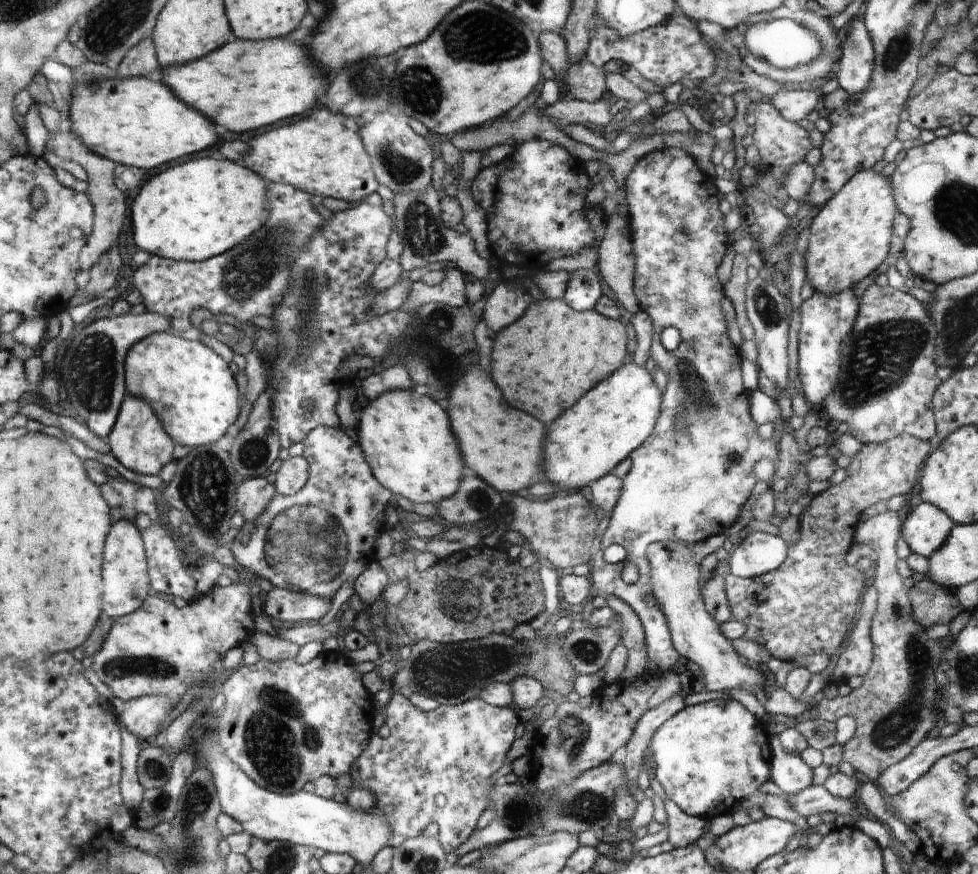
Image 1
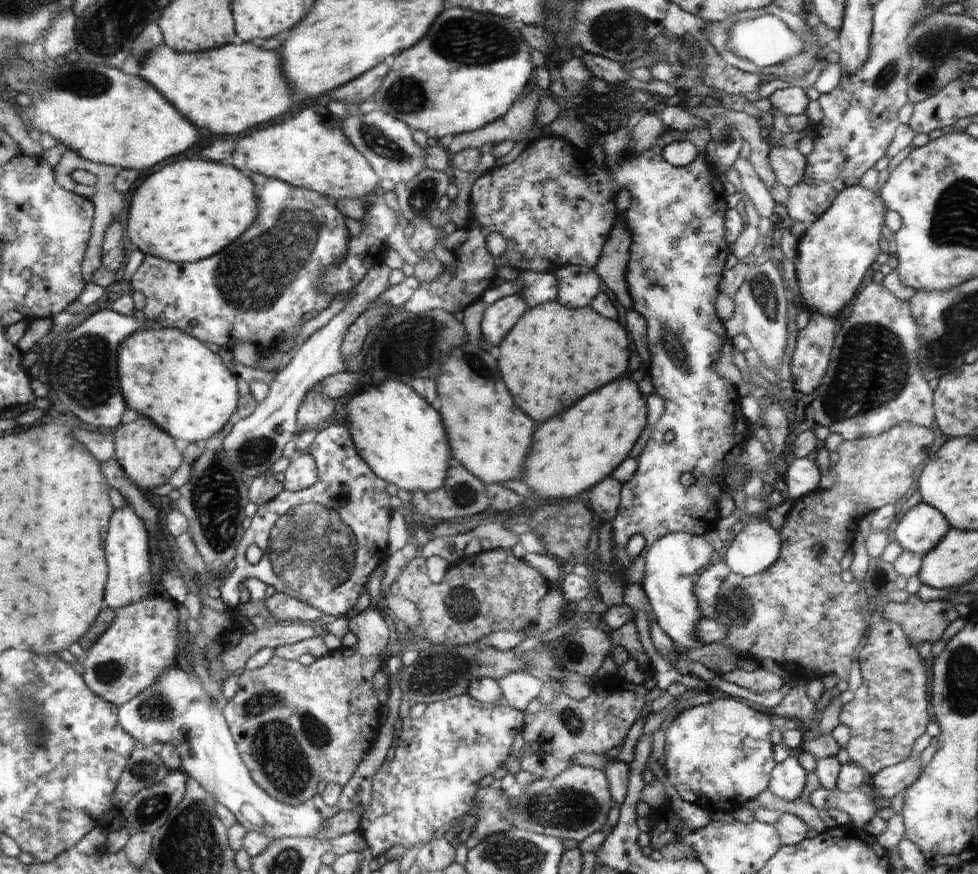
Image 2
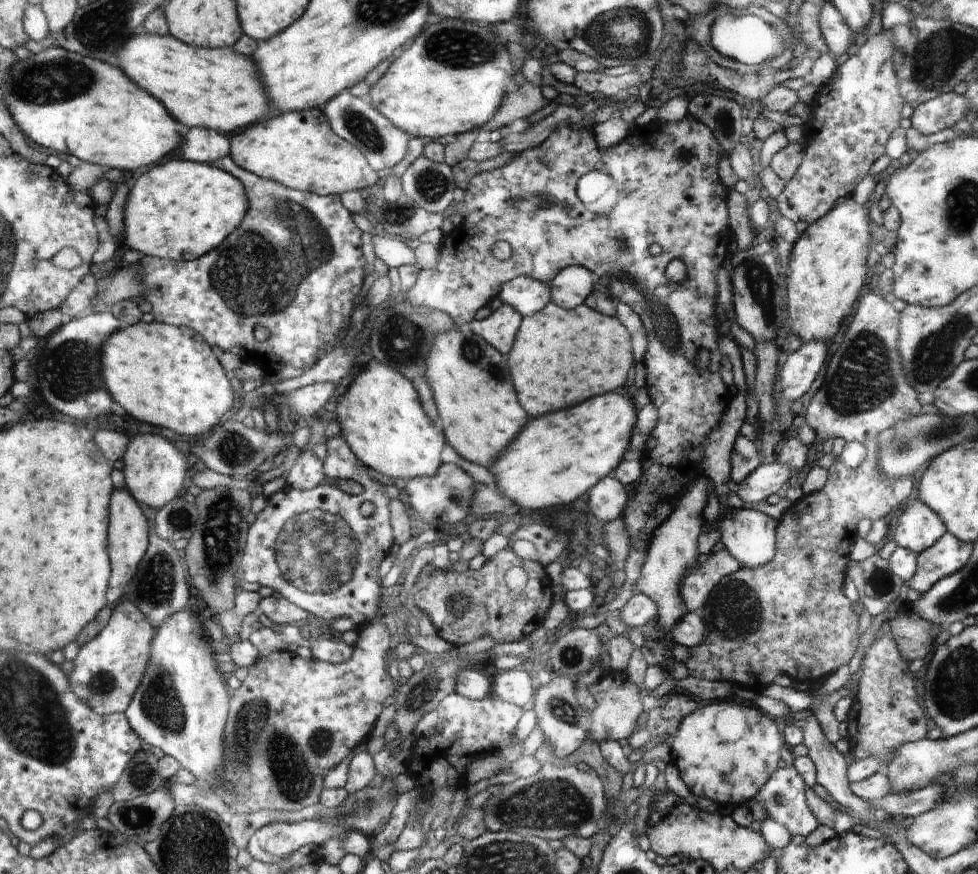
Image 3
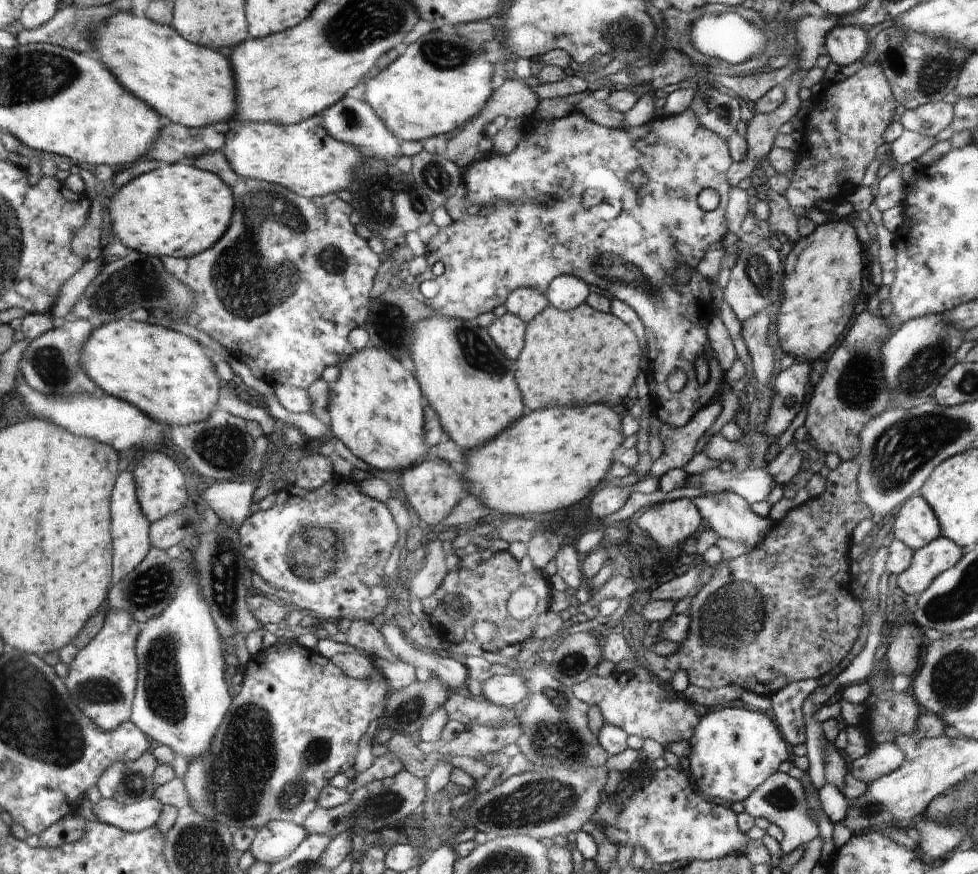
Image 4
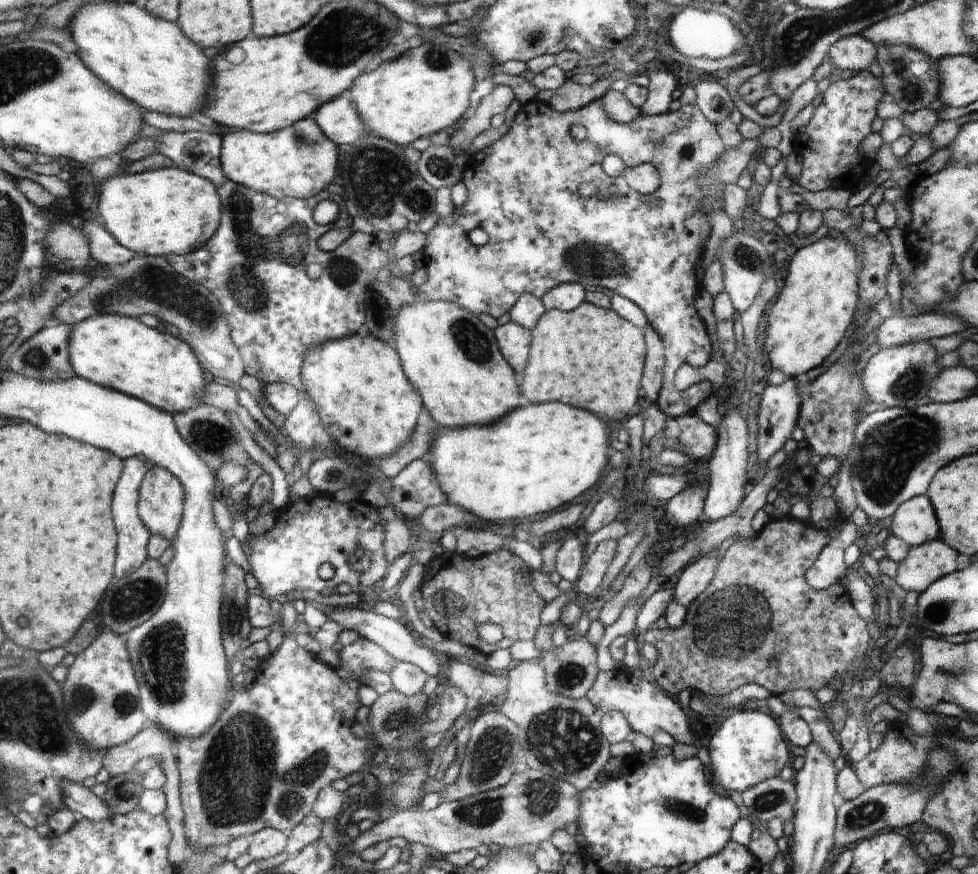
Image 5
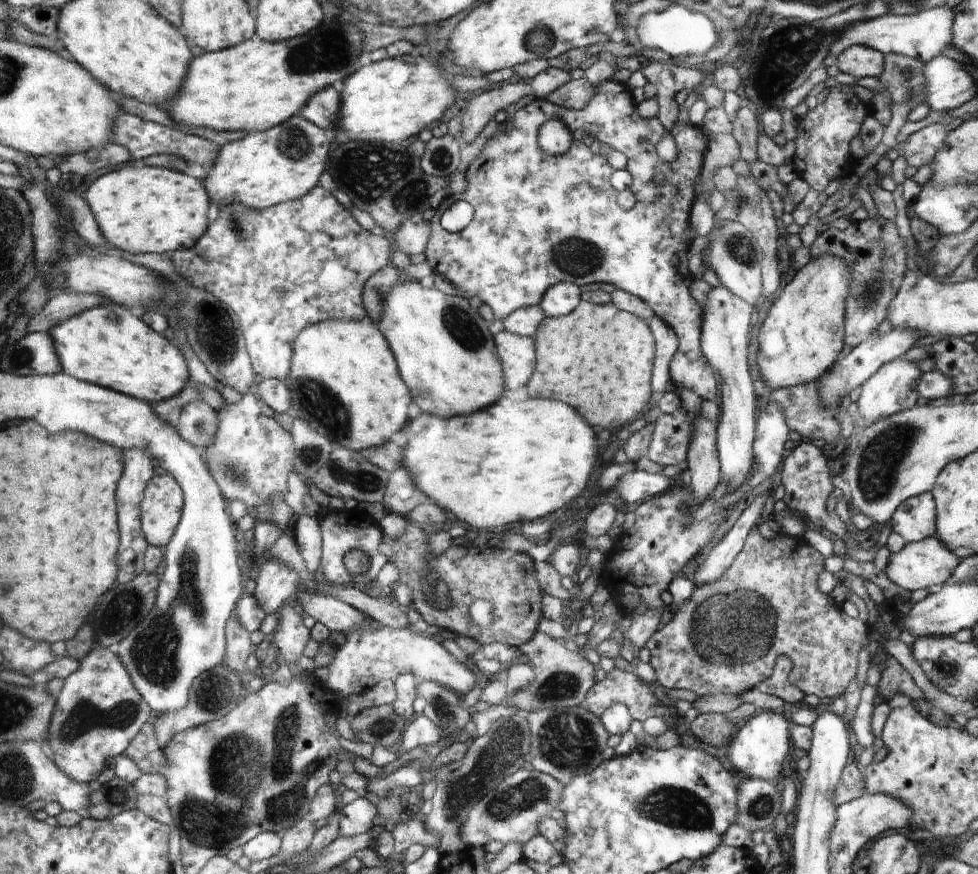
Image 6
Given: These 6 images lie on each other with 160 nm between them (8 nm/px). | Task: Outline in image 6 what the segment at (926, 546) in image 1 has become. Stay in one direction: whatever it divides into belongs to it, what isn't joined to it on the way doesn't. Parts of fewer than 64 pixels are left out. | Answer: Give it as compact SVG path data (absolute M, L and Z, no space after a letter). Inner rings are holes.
M931 491L902 502L891 516L891 526L907 543L934 537L937 531L937 510Z

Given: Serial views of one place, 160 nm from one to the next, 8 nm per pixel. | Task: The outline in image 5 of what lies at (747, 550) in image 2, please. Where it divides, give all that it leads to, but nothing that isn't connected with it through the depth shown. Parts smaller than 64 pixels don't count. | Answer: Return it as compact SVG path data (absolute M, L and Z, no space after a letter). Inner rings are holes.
M737 407L723 416L723 420L716 425L717 445L707 460L709 470L709 489L705 498L705 505L701 520L709 522L726 518L732 514L742 502L746 479L746 464L748 460L748 433L750 421L745 421Z

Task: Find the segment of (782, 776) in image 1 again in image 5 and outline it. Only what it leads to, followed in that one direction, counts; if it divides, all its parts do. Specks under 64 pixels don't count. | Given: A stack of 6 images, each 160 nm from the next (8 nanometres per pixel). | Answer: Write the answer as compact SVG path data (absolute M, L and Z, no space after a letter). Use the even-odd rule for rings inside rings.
M779 776L763 780L742 793L749 818L756 823L776 817L792 823L796 799L795 783L784 782Z

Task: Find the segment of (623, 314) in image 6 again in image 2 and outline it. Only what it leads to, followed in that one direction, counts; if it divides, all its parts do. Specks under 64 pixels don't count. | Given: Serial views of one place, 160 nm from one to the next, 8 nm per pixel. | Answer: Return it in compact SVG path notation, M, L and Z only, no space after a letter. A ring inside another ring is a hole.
M556 300L527 308L508 336L495 349L495 358L506 386L510 386L510 394L514 394L514 402L536 422L544 422L570 408L592 390L624 376L628 370L631 349L628 334L614 319L606 320L596 314L590 305L580 310ZM518 384L530 384L524 386L520 398Z

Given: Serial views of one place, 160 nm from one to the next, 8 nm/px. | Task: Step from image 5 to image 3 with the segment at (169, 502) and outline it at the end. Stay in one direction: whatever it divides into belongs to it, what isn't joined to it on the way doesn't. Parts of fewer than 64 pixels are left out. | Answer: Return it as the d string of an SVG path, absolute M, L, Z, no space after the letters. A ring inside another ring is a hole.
M154 432L130 436L130 442L122 460L126 488L138 502L142 502L143 507L153 510L162 509L164 504L168 505L170 500L176 499L178 492L184 486L186 466L184 466L182 454L168 440L164 440L164 437Z

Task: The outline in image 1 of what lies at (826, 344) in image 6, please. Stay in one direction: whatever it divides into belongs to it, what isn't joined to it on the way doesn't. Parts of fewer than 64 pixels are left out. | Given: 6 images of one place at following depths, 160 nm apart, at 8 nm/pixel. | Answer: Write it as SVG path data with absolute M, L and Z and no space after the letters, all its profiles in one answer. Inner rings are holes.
M872 169L860 170L846 182L845 186L829 202L824 204L814 218L809 229L809 244L806 250L806 281L814 291L822 292L826 296L838 294L846 288L852 288L862 279L876 270L887 258L893 234L894 216L898 214L896 202L892 195L890 178L882 172Z

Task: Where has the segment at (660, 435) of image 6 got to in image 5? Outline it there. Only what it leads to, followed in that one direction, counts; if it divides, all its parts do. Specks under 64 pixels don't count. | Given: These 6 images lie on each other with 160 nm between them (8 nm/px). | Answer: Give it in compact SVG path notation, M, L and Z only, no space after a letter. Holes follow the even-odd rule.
M694 413L680 417L667 417L662 446L678 450L691 458L692 463L707 461L717 445L716 427L704 423Z

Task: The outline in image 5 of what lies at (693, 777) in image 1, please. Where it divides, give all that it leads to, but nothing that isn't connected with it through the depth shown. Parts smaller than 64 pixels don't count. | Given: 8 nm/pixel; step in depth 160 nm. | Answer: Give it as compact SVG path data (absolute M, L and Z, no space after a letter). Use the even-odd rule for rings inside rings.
M746 709L742 712L736 711L722 720L720 728L710 740L710 749L708 751L712 763L709 766L708 774L710 774L712 779L714 778L713 782L717 788L726 793L732 790L743 793L746 789L763 780L778 777L780 770L789 764L788 757L790 754L784 739L778 720L773 714L768 715L764 712L748 711Z

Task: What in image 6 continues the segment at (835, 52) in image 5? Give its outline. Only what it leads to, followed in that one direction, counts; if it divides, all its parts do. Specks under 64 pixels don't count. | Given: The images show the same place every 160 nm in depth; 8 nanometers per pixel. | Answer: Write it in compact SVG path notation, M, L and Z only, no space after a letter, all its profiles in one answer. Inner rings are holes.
M851 46L843 50L837 59L839 70L852 74L856 78L879 78L884 70L884 55L879 50L867 46Z

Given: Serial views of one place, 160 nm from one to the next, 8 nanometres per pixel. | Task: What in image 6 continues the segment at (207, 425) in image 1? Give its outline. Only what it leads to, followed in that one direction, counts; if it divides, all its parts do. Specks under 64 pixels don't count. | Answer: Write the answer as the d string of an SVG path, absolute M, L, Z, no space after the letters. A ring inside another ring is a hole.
M104 301L50 328L65 374L148 402L174 398L188 382L189 362L181 348L150 330L126 307Z

